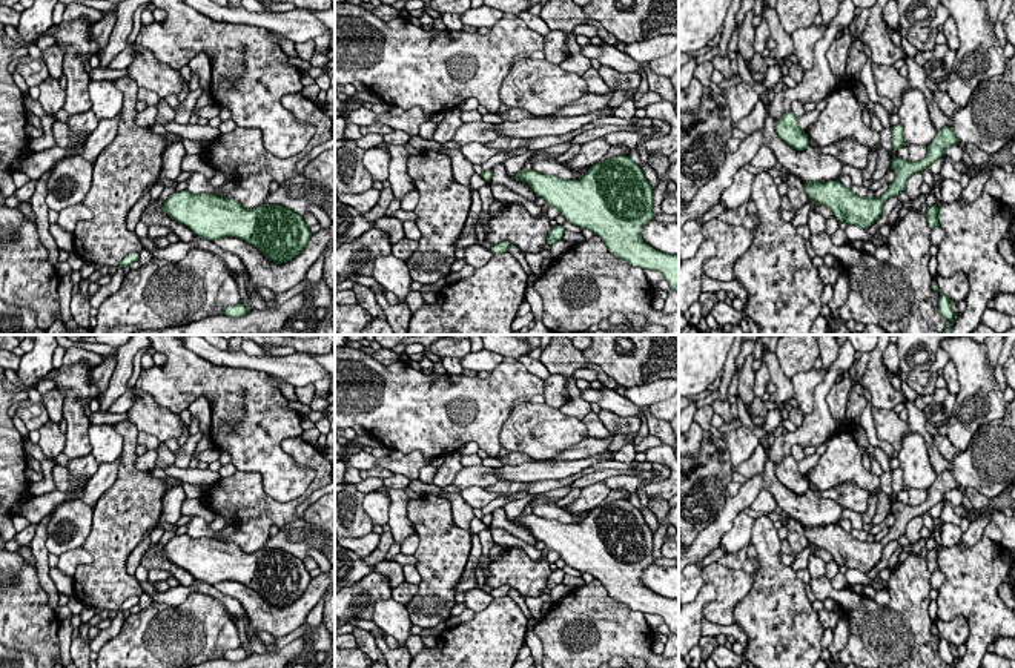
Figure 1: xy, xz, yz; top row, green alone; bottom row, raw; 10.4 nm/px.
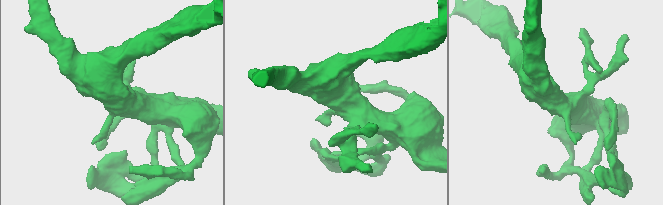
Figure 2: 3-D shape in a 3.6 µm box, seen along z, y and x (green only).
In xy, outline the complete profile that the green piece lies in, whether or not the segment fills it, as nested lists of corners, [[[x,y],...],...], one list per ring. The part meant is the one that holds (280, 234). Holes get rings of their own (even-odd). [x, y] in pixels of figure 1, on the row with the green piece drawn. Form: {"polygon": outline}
{"polygon": [[[187,189],[169,195],[161,207],[143,212],[141,221],[147,226],[167,226],[184,243],[190,243],[195,235],[210,241],[235,236],[256,247],[267,260],[276,264],[298,256],[312,236],[304,218],[279,204],[261,204],[246,209],[233,198],[223,198],[206,192],[192,193]]]}

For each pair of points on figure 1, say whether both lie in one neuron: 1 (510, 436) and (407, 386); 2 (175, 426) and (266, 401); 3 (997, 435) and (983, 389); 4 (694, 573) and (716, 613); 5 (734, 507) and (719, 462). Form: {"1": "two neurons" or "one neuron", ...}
{"1": "two neurons", "2": "two neurons", "3": "two neurons", "4": "two neurons", "5": "two neurons"}

